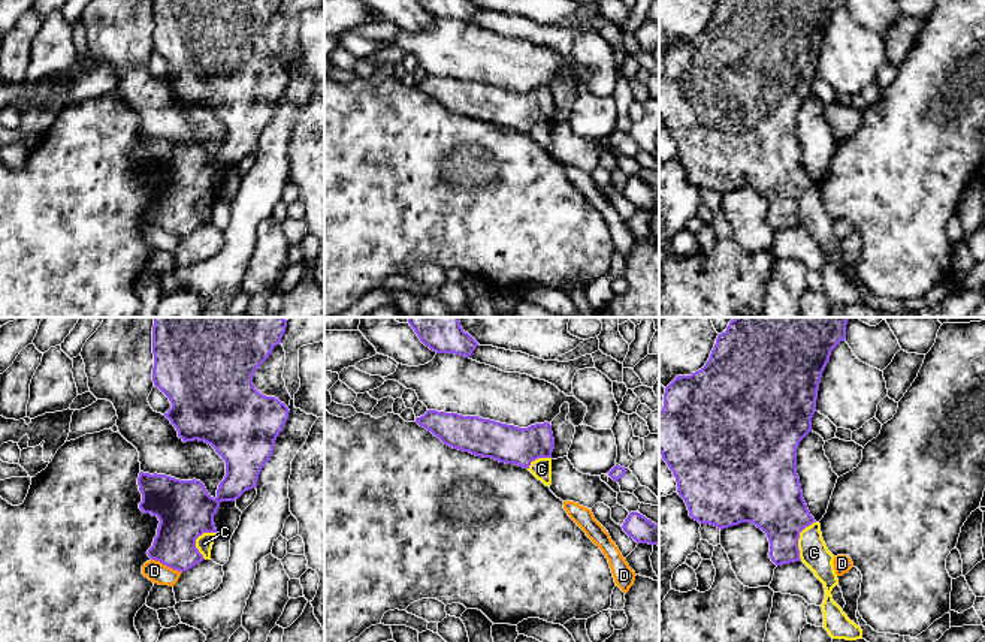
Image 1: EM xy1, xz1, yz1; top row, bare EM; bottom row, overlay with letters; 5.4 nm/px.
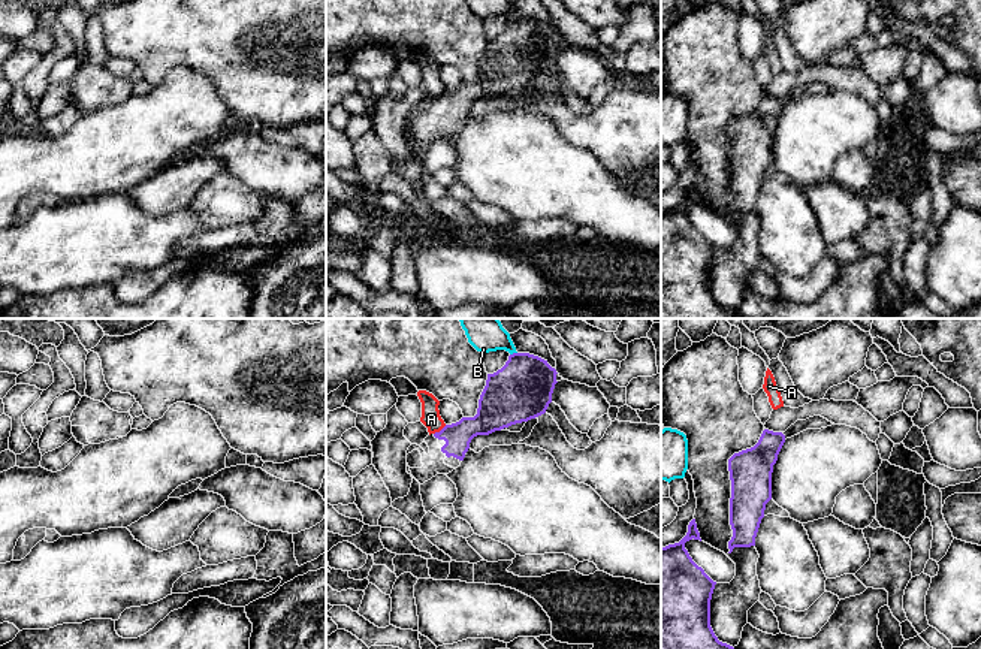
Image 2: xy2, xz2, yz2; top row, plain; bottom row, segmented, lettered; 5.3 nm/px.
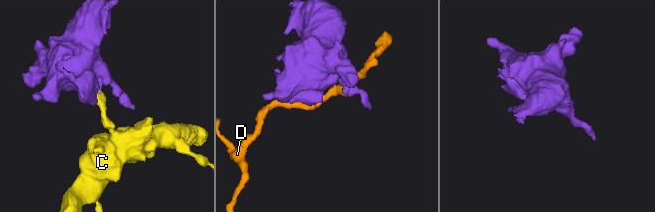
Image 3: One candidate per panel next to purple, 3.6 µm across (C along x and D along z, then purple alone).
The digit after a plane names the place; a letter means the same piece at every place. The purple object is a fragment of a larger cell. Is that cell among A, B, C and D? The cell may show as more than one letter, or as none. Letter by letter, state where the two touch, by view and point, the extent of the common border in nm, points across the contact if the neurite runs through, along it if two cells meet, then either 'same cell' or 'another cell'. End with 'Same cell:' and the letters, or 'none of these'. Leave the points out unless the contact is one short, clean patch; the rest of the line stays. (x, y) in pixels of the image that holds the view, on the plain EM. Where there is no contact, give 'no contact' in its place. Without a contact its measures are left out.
A: xz2 (441, 94) | 90 nm | another cell
B: xz2 (513, 18) | 40 nm | another cell
C: yz1 (798, 202) | 220 nm | along yz1 (815, 186), (800, 198), (800, 223) | another cell
D: xy1 (166, 229) | 180 nm | another cell
Same cell: none of these

